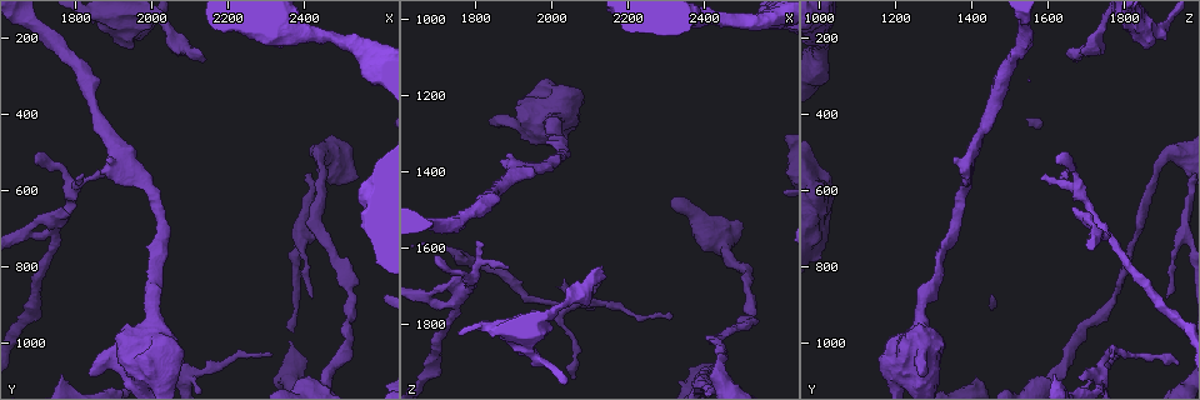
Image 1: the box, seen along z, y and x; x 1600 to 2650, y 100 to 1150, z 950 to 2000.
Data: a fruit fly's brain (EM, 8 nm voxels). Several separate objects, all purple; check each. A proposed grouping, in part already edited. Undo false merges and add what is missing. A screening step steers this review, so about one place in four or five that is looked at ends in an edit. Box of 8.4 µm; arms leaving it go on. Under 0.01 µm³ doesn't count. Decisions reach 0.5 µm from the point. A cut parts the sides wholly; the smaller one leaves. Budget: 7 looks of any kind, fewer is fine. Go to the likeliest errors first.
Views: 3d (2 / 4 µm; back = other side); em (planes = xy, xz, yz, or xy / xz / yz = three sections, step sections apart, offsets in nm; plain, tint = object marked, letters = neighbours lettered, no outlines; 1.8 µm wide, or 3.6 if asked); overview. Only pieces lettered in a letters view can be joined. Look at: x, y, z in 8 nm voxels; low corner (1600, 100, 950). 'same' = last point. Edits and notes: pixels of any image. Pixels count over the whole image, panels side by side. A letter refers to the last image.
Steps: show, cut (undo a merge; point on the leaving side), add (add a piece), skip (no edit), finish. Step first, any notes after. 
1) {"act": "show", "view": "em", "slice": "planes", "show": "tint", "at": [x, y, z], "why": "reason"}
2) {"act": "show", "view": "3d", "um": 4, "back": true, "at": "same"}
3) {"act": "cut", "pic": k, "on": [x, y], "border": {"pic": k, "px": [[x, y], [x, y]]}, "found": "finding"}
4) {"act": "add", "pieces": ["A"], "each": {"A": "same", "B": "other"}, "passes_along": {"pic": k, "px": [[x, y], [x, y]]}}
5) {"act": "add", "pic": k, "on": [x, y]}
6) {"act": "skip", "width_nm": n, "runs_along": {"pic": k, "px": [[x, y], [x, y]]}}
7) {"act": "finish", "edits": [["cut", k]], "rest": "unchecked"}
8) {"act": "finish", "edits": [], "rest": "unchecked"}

{"act": "show", "view": "3d", "um": 2, "at": [1740, 705, 1755], "why": "four-way junction"}

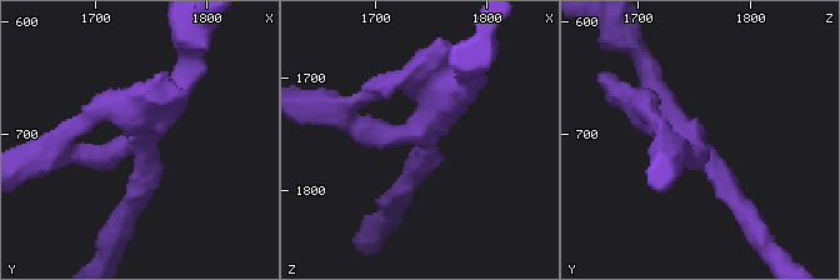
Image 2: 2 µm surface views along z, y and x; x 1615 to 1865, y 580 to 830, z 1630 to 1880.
{"act": "show", "view": "em", "slice": "planes", "show": "tint", "at": [1740, 710, 1750], "arms": 4, "why": "shape alone is not enough"}

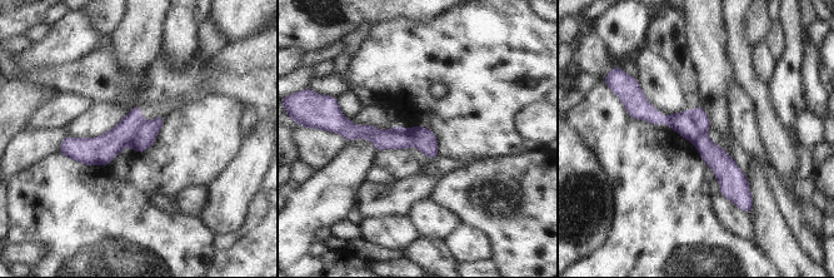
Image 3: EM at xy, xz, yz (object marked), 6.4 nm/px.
{"act": "show", "view": "em", "slice": "planes", "show": "letters", "at": "same", "why": "what lies round it"}

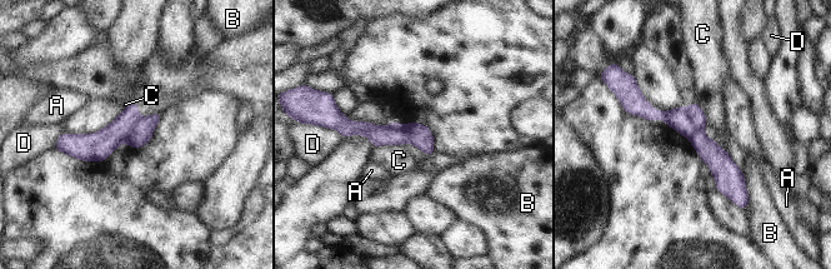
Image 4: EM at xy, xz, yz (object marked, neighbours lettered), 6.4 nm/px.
{"act": "cut", "pic": 4, "on": [695, 113], "longest_contact_nm": ["B", 220], "each": {"A": "other", "B": "other", "C": "other", "D": "other"}, "part_leaving": {"pic": 4, "px": [[134, 105], [100, 144], [60, 148]]}, "found": "two neurons meet here"}

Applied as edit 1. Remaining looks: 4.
{"act": "show", "view": "em", "slice": "xy", "step": 8, "show": "letters", "at": [2130, 240, 1655]}

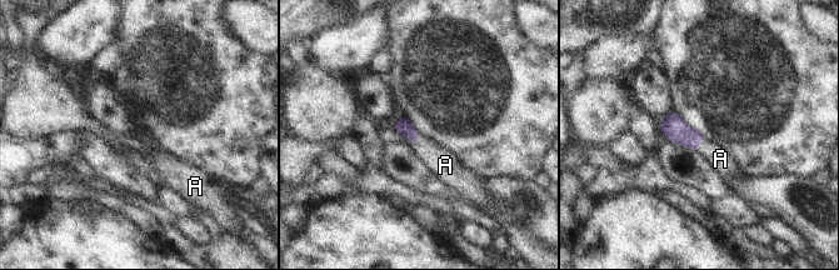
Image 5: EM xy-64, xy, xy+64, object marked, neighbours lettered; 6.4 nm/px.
{"act": "add", "pic": 5, "on": [445, 165], "longest_contact_nm": ["A", 100], "each": {"A": "same"}, "passes_along": {"pic": 5, "px": [[404, 126], [415, 140], [445, 165]]}, "found": "it goes on there"}

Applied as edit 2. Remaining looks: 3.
{"act": "show", "view": "overview", "why": "redraw"}

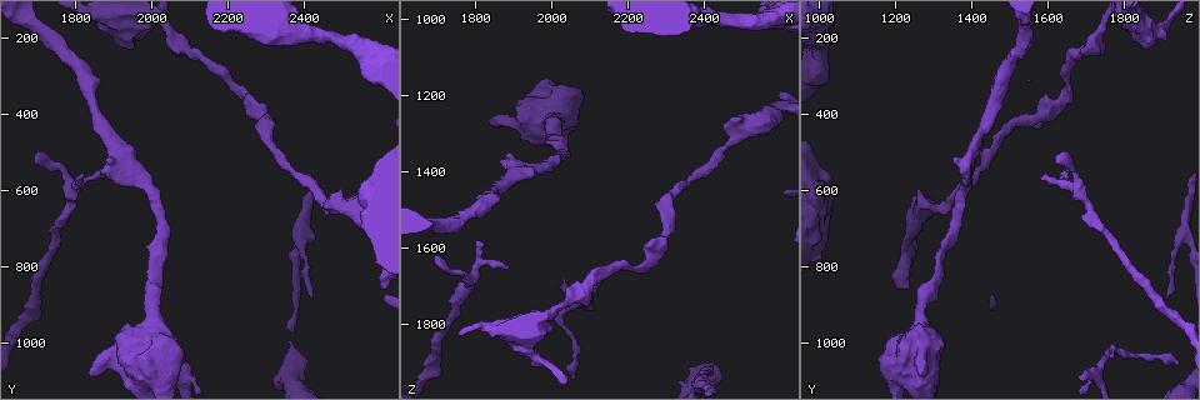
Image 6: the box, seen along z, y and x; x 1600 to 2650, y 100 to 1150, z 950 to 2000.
{"act": "show", "view": "3d", "um": 4, "at": [1940, 225, 1855], "why": "an open end"}

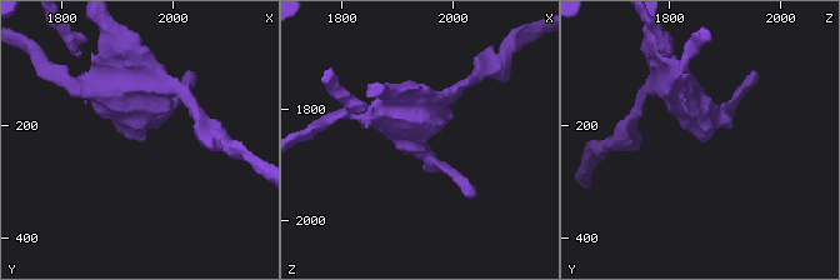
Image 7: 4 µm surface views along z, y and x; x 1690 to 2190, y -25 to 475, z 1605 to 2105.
{"act": "show", "view": "em", "slice": "planes", "show": "letters", "at": [1940, 230, 1860], "arm_widths_nm": [160, 600], "why": "shape alone is not enough"}

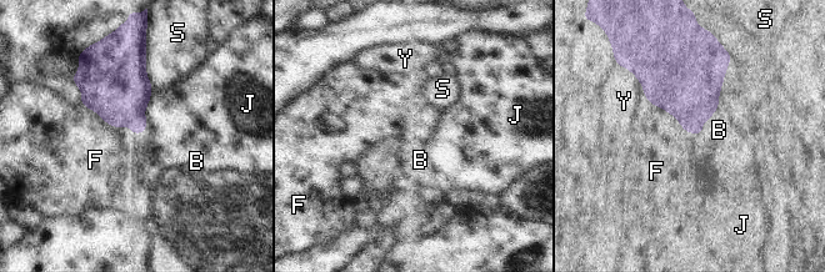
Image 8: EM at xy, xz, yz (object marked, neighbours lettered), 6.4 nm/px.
{"act": "skip", "each": {"B": "other", "F": "other", "J": "other", "S": "other", "Y": "other"}, "border": {"pic": 8, "px": [[80, 102], [114, 126], [144, 131]]}, "found": "none of them fits"}

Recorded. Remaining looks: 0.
{"act": "finish", "edits": [["cut", 4], ["add", 5]], "rest": "unchecked"}

